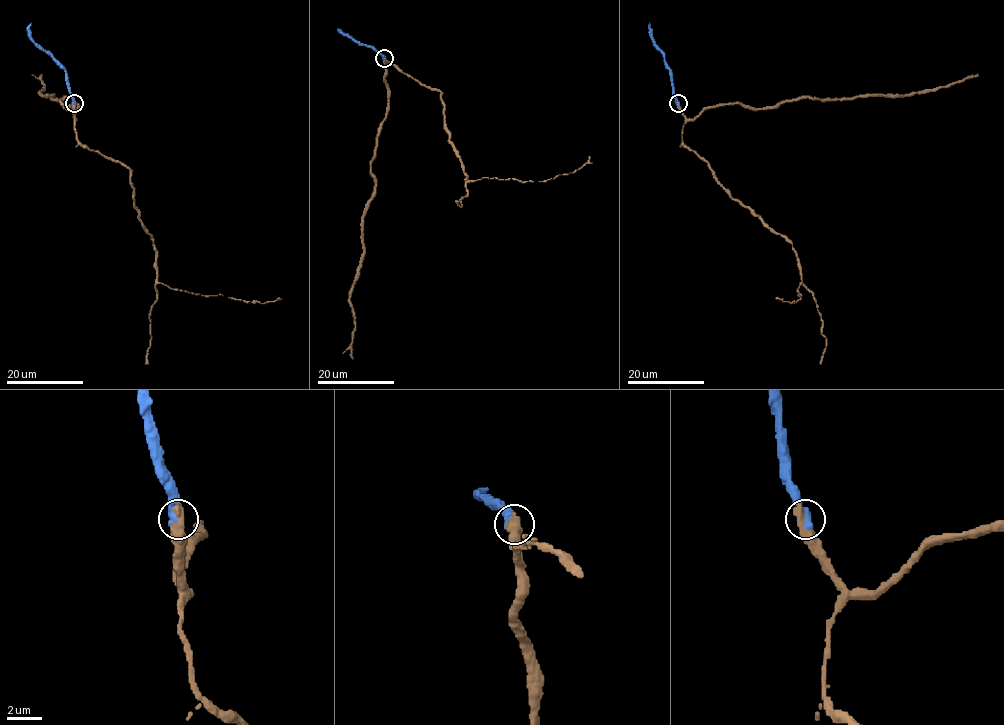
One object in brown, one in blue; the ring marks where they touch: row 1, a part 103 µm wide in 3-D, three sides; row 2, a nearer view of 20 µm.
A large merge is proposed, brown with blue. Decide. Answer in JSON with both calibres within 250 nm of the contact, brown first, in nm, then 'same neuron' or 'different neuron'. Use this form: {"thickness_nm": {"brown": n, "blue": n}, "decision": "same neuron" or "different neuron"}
{"thickness_nm": {"brown": 650, "blue": 500}, "decision": "same neuron"}

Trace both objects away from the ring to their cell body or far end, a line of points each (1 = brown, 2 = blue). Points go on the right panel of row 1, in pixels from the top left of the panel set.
1: (678, 104), (685, 118), (682, 143), (708, 163), (734, 199), (792, 245), (802, 296), (792, 303), (776, 297)
2: (678, 104), (671, 71), (653, 41), (649, 23)

